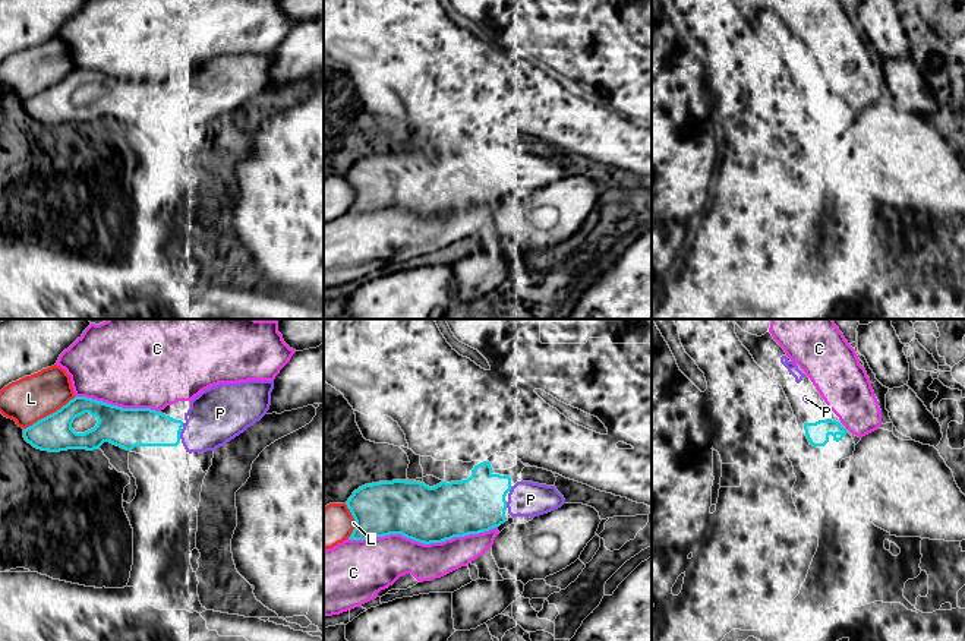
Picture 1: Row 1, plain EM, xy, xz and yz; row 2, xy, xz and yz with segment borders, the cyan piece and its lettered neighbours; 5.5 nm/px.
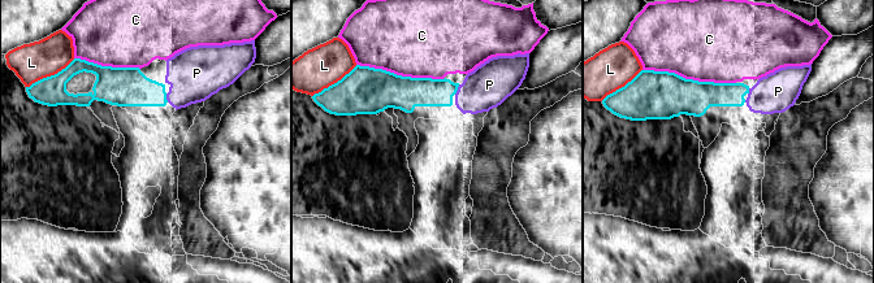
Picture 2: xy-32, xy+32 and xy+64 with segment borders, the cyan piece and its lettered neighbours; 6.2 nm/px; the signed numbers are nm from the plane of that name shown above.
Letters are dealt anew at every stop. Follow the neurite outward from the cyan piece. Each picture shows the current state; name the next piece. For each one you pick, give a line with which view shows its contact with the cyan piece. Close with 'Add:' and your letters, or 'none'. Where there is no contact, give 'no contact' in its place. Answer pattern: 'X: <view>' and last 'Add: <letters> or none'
P: xy
Add: P

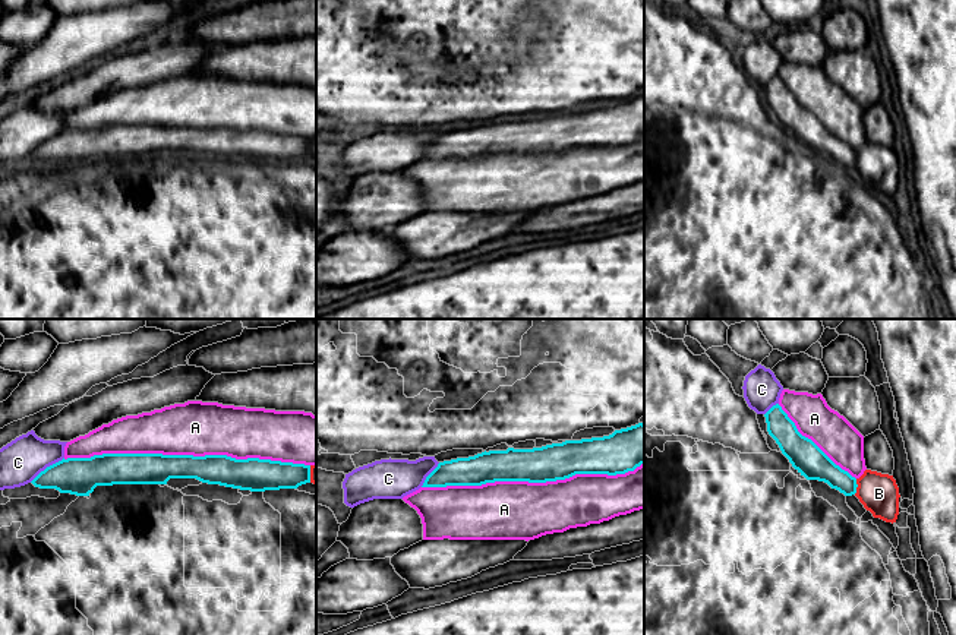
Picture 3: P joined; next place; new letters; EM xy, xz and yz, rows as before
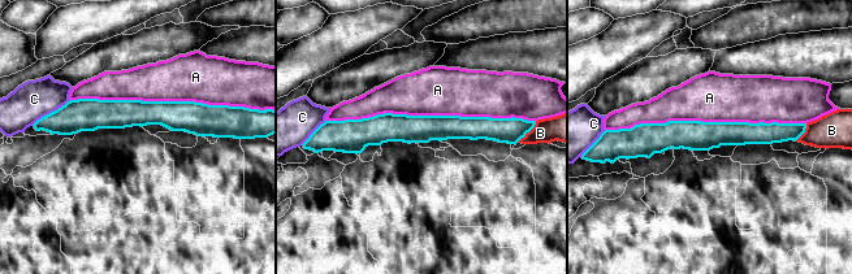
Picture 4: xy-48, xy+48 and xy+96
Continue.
Add: none

